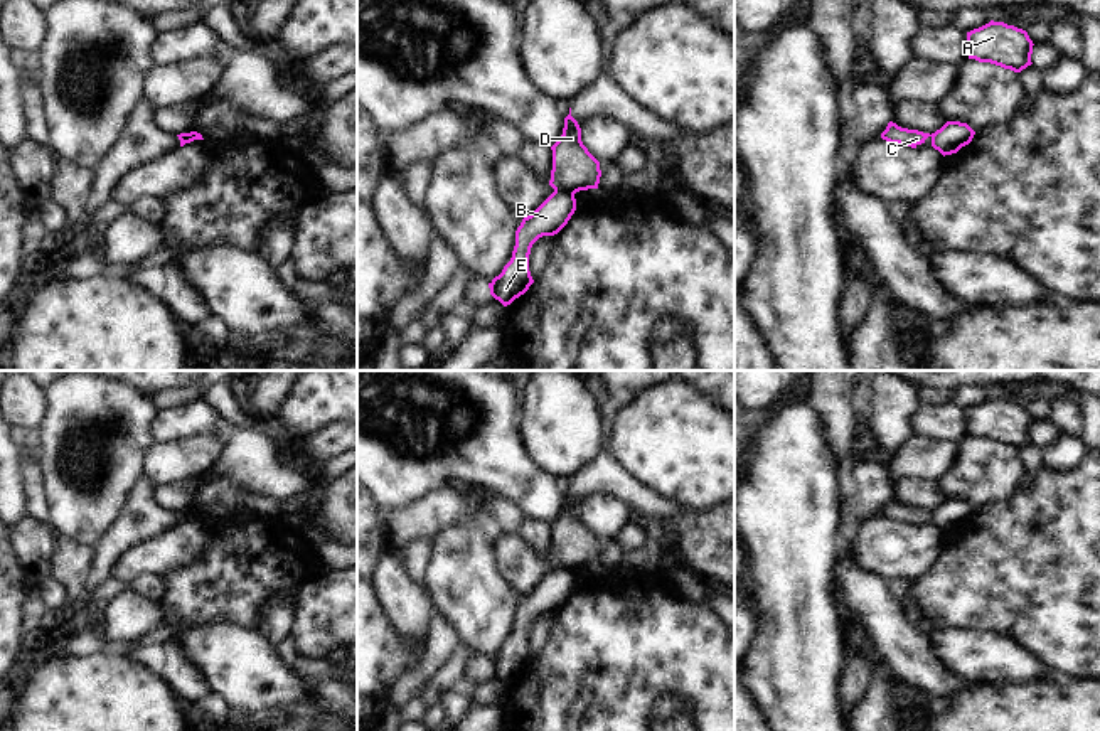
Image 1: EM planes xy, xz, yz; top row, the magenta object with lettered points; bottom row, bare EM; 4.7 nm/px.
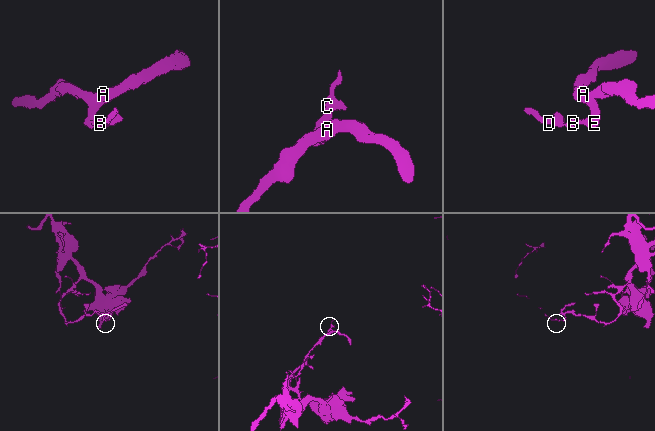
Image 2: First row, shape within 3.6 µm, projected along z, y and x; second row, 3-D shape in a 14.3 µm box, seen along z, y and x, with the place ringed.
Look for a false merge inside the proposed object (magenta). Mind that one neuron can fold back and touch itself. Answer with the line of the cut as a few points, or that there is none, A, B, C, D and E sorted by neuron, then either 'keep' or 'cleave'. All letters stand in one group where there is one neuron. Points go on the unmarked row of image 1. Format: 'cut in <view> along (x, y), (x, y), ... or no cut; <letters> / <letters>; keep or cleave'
cut in xz along (555, 566), (565, 566), (573, 571); A B E / C D; cleave

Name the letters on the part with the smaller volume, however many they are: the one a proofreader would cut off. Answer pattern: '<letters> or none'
C, D

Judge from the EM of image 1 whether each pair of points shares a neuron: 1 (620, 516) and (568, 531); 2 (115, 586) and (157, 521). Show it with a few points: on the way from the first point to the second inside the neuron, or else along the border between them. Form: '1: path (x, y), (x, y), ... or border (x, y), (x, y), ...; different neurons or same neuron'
1: border (580, 506), (583, 522), (598, 539); different neurons
2: border (113, 575), (88, 590); different neurons

